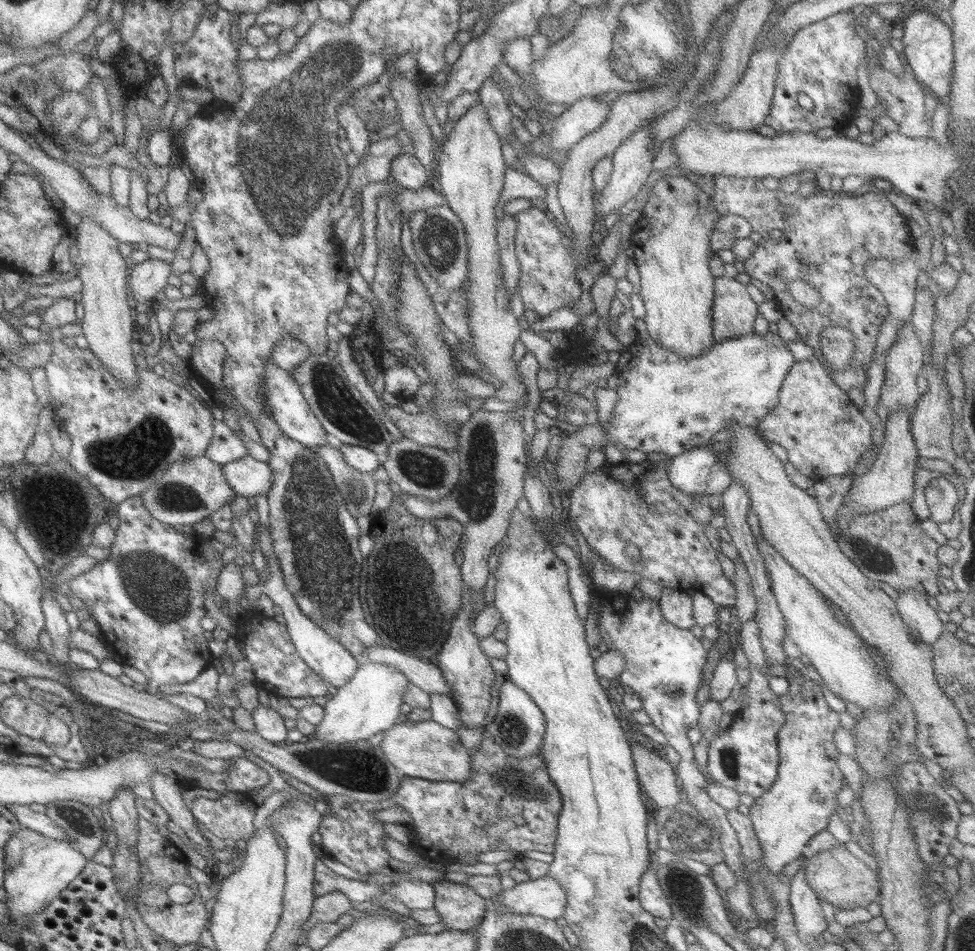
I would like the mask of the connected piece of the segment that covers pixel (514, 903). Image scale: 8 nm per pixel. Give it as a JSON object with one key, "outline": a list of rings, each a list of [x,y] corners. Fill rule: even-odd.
{"outline":[[[549,875],[515,883],[512,888],[502,890],[499,894],[503,909],[547,920],[562,916],[564,901],[565,891]]]}

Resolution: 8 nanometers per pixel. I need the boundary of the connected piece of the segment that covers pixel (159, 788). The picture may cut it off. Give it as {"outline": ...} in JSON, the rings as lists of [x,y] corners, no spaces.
{"outline":[[[152,774],[148,786],[153,793],[153,800],[167,813],[167,817],[175,826],[183,831],[184,829],[198,830],[198,824],[181,799],[179,786],[175,780],[163,774]]]}

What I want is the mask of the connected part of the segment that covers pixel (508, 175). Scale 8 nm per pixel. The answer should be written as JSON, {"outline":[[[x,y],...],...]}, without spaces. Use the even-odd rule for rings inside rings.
{"outline":[[[506,167],[502,189],[499,196],[496,212],[498,216],[502,214],[501,208],[506,201],[517,198],[534,200],[536,198],[545,198],[545,188],[533,182],[524,172],[515,172],[515,170]]]}

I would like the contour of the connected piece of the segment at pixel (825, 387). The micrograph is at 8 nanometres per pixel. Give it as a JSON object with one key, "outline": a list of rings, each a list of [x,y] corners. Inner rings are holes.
{"outline":[[[831,326],[821,332],[819,339],[830,369],[823,369],[813,355],[802,362],[795,361],[779,385],[775,407],[753,426],[764,441],[779,444],[787,453],[786,460],[813,482],[852,471],[859,456],[871,450],[869,422],[831,378],[831,371],[848,364],[853,336],[845,328]]]}

